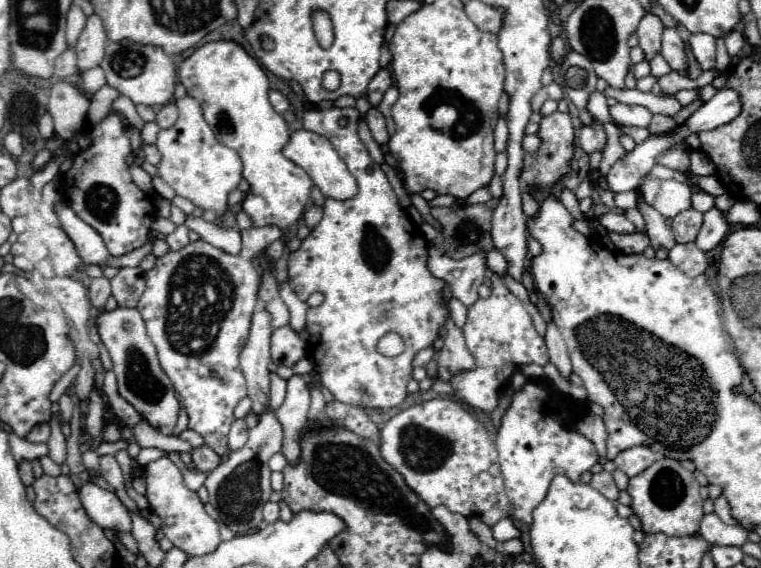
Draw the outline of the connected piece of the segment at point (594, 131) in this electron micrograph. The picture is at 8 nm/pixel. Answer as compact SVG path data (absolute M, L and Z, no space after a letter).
M595 121L595 127L583 127L579 131L579 145L581 149L591 155L595 151L601 151L605 147L605 129L599 121Z

